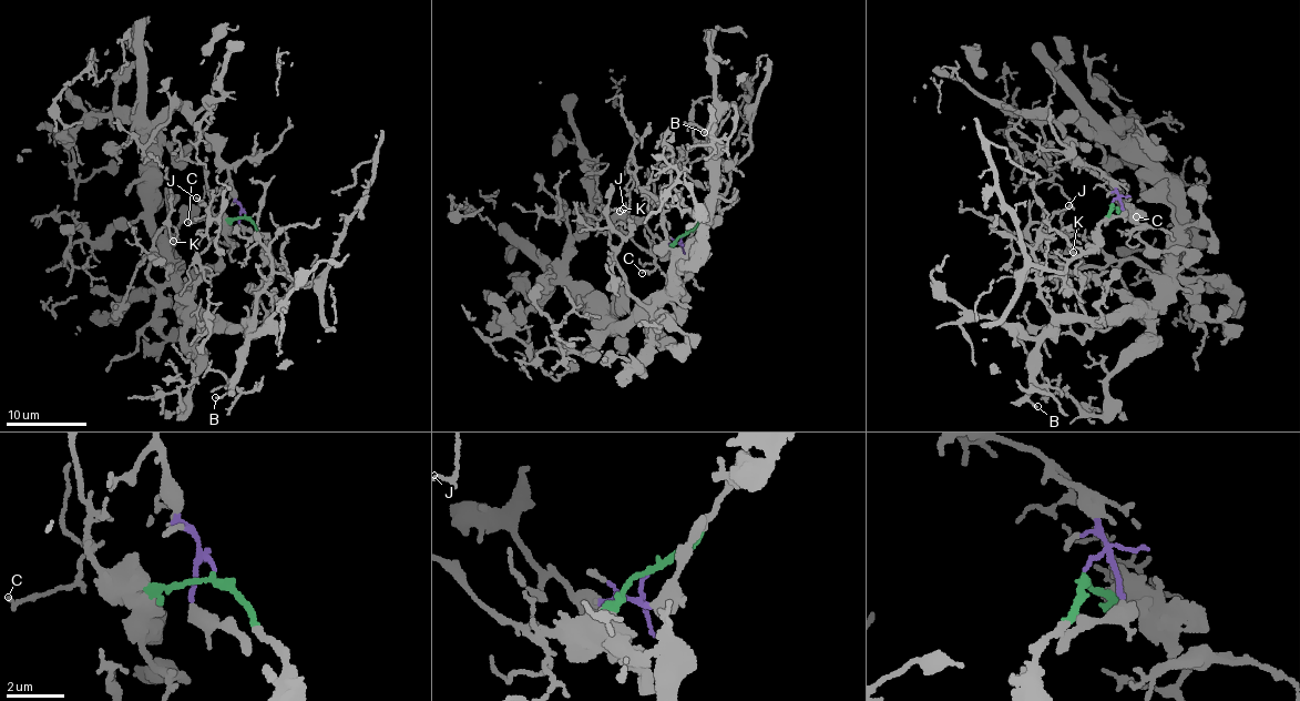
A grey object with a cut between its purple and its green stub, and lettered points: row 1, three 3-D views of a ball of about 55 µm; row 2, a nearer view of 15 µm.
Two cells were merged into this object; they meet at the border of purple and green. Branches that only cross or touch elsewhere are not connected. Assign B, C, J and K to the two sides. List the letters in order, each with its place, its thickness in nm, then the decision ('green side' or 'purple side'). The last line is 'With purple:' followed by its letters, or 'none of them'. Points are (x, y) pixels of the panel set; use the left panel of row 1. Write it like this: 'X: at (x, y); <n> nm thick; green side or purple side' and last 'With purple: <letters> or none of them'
B: at (215, 397); 150 nm thick; purple side
C: at (187, 222); 140 nm thick; green side
J: at (196, 197); 160 nm thick; purple side
K: at (173, 241); 130 nm thick; purple side
With purple: B, J, K

